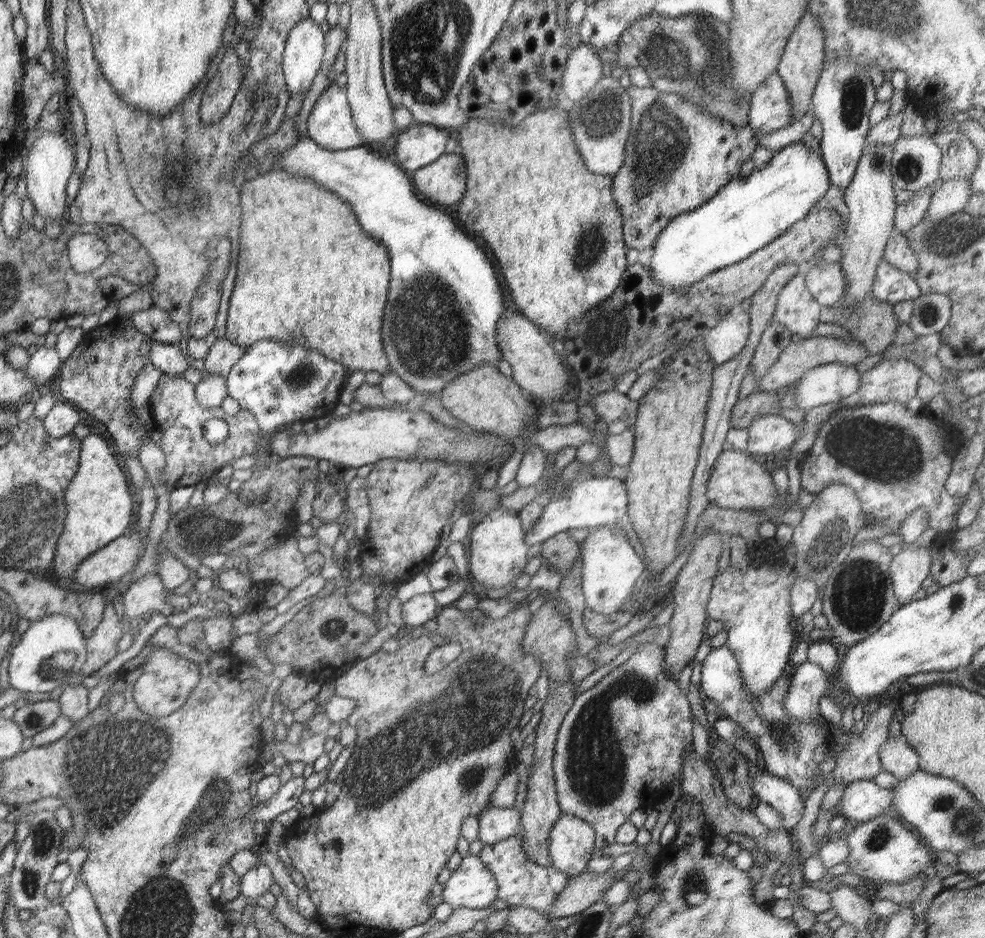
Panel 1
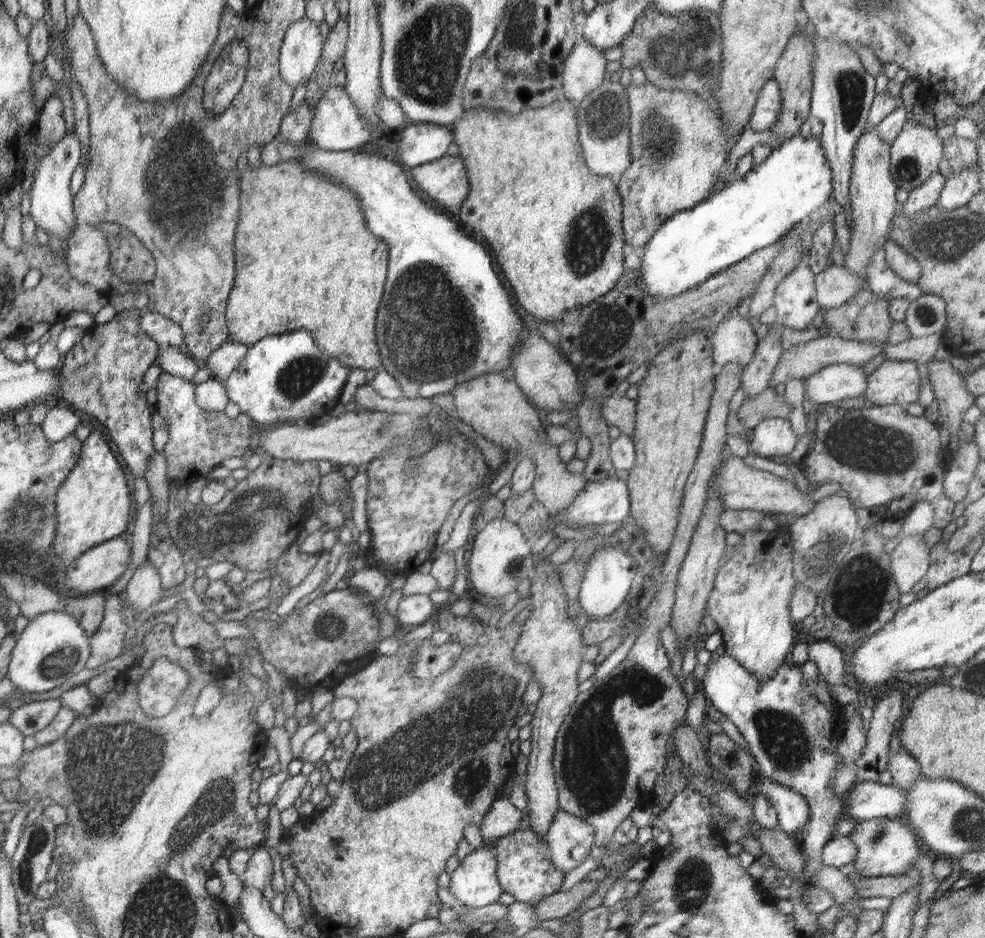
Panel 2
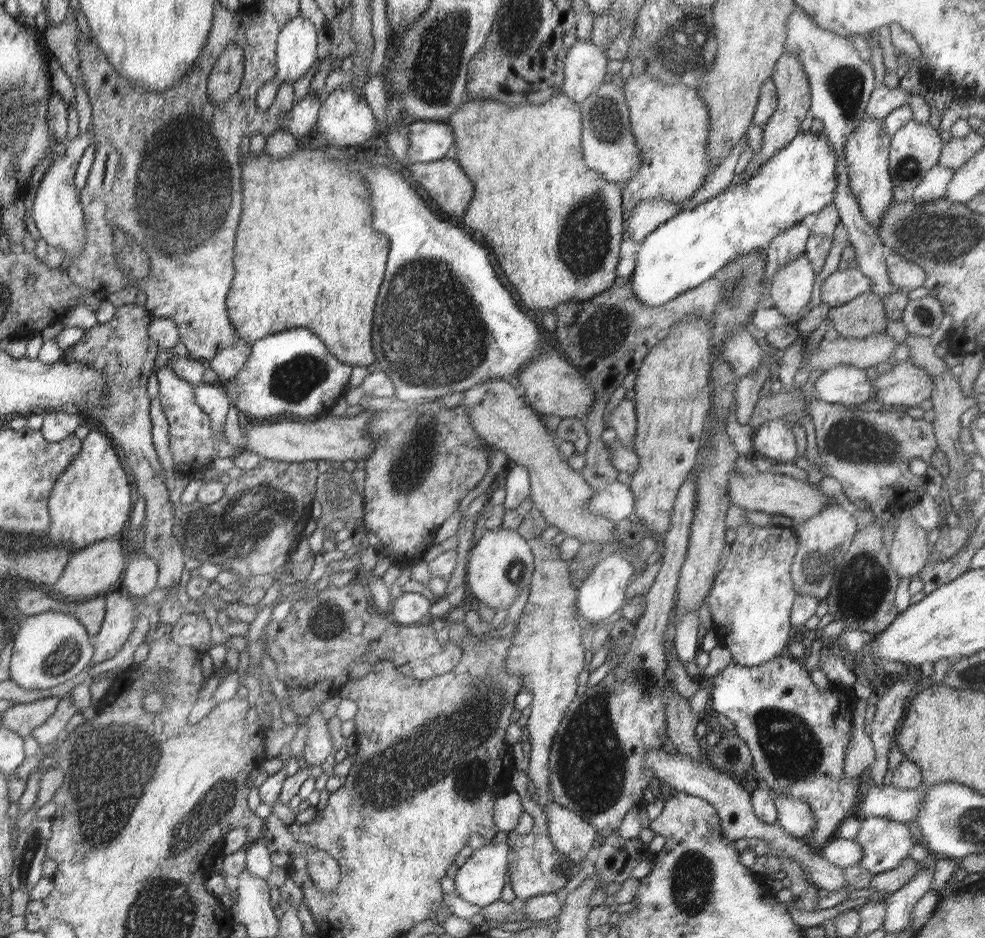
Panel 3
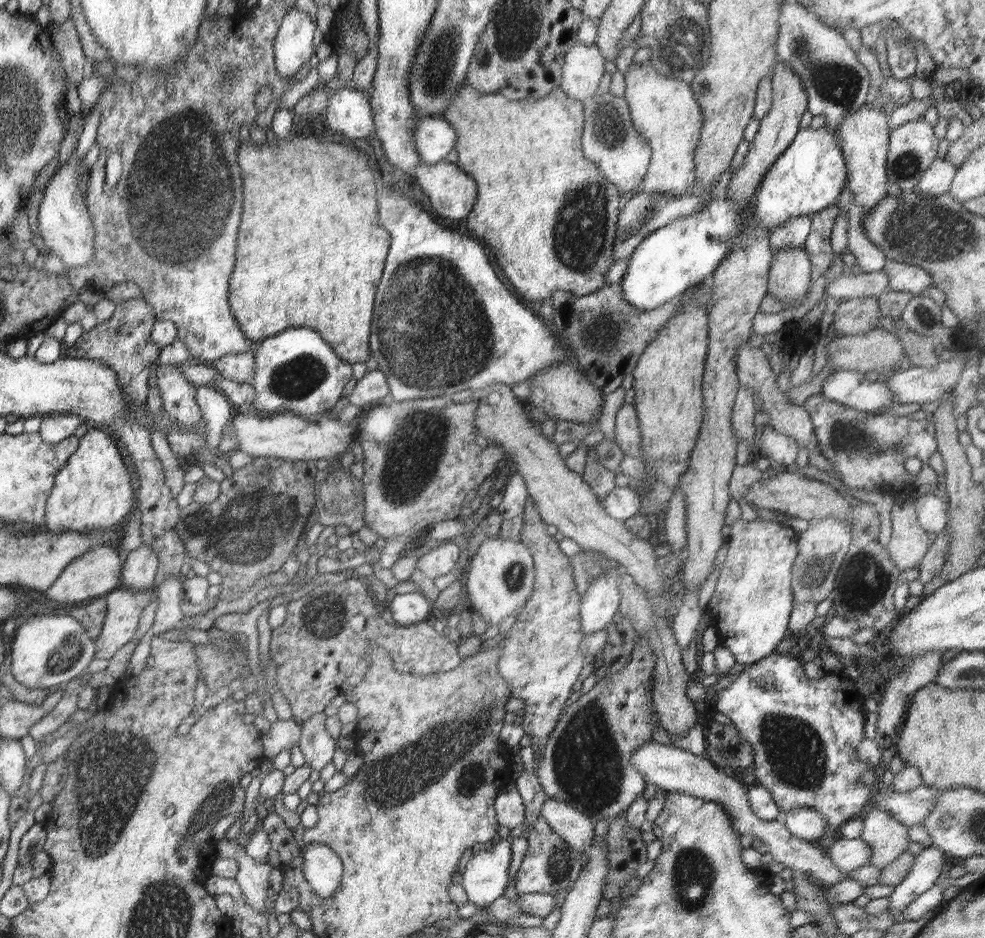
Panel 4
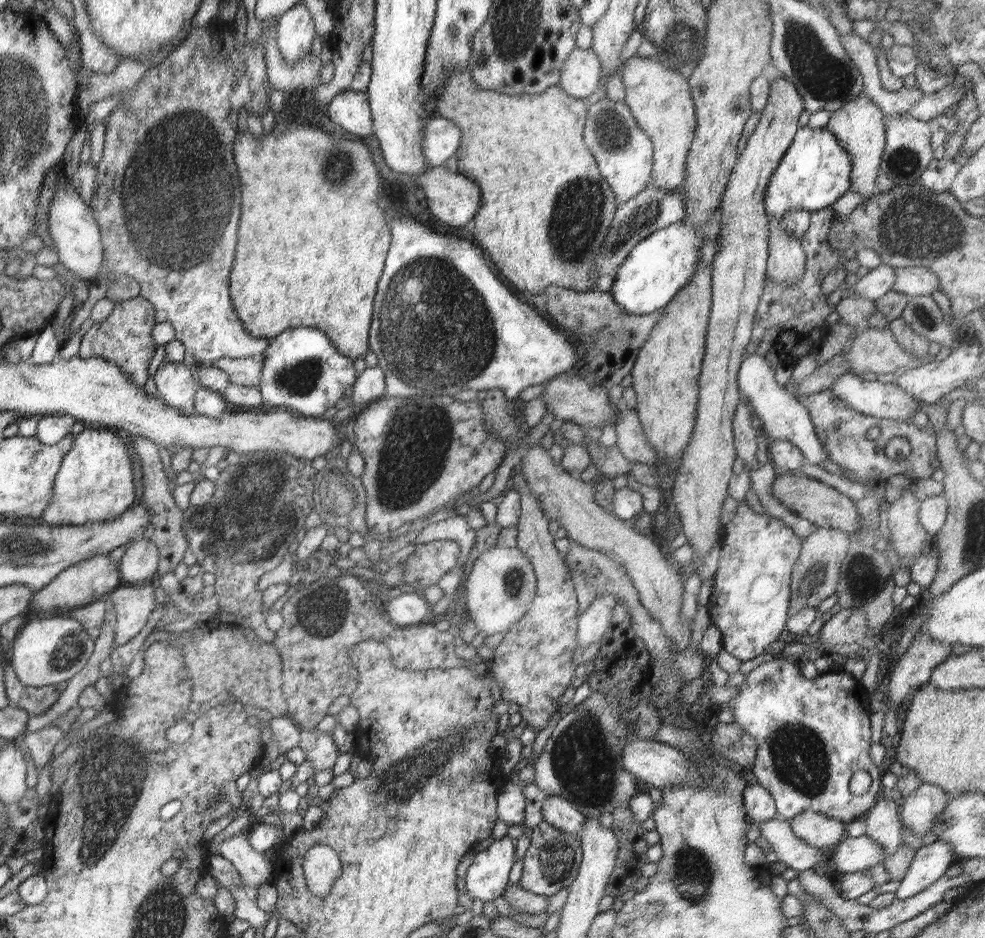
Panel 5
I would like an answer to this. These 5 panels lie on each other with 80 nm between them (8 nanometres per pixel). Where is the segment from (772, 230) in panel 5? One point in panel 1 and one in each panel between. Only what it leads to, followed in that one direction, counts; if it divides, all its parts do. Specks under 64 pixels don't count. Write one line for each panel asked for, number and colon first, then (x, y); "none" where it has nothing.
1: (796, 308)
2: (795, 300)
3: (793, 283)
4: (790, 271)

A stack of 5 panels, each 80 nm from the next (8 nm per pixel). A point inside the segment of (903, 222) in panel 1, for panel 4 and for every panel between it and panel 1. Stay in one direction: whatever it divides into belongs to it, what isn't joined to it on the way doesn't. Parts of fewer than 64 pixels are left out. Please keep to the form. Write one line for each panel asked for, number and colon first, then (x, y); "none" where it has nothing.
2: (926, 195)
3: (934, 185)
4: (937, 180)

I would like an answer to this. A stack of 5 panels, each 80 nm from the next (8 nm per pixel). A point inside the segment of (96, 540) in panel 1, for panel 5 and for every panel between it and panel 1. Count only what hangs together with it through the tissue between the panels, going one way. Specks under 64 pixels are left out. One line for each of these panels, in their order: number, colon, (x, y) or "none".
2: (94, 504)
3: (91, 501)
4: (93, 492)
5: (95, 483)

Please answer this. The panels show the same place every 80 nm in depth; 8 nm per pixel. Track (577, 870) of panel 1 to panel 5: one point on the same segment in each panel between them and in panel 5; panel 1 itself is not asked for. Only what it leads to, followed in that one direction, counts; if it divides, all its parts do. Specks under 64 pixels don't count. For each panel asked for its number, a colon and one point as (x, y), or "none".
2: (570, 839)
3: (571, 834)
4: (576, 828)
5: (562, 813)

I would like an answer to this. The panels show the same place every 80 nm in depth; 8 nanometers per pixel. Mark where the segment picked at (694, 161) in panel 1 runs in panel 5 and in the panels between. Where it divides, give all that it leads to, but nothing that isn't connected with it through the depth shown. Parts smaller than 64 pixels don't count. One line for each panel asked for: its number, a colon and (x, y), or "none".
2: (678, 147)
3: (670, 124)
4: (665, 112)
5: (660, 99)

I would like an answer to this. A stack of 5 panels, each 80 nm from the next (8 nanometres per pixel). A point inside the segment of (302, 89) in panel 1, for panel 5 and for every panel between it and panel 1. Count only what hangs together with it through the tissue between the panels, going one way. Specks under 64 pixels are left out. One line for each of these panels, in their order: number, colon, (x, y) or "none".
2: (302, 46)
3: (296, 49)
4: (293, 49)
5: (295, 34)

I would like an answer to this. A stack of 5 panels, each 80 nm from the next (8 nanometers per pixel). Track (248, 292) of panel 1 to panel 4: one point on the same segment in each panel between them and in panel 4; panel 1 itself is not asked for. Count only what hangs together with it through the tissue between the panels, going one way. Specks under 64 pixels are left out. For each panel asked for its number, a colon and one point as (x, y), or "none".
2: (308, 260)
3: (310, 257)
4: (311, 254)

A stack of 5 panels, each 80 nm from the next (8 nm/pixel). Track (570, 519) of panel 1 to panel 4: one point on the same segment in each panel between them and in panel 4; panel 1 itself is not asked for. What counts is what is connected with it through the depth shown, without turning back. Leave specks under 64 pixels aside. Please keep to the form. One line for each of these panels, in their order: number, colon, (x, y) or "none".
2: (607, 502)
3: (616, 502)
4: (623, 503)

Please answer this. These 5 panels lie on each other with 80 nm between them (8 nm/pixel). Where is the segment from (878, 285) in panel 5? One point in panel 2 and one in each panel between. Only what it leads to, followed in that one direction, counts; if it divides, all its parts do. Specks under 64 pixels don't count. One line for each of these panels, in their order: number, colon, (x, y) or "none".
2: (835, 285)
3: (840, 287)
4: (850, 286)

